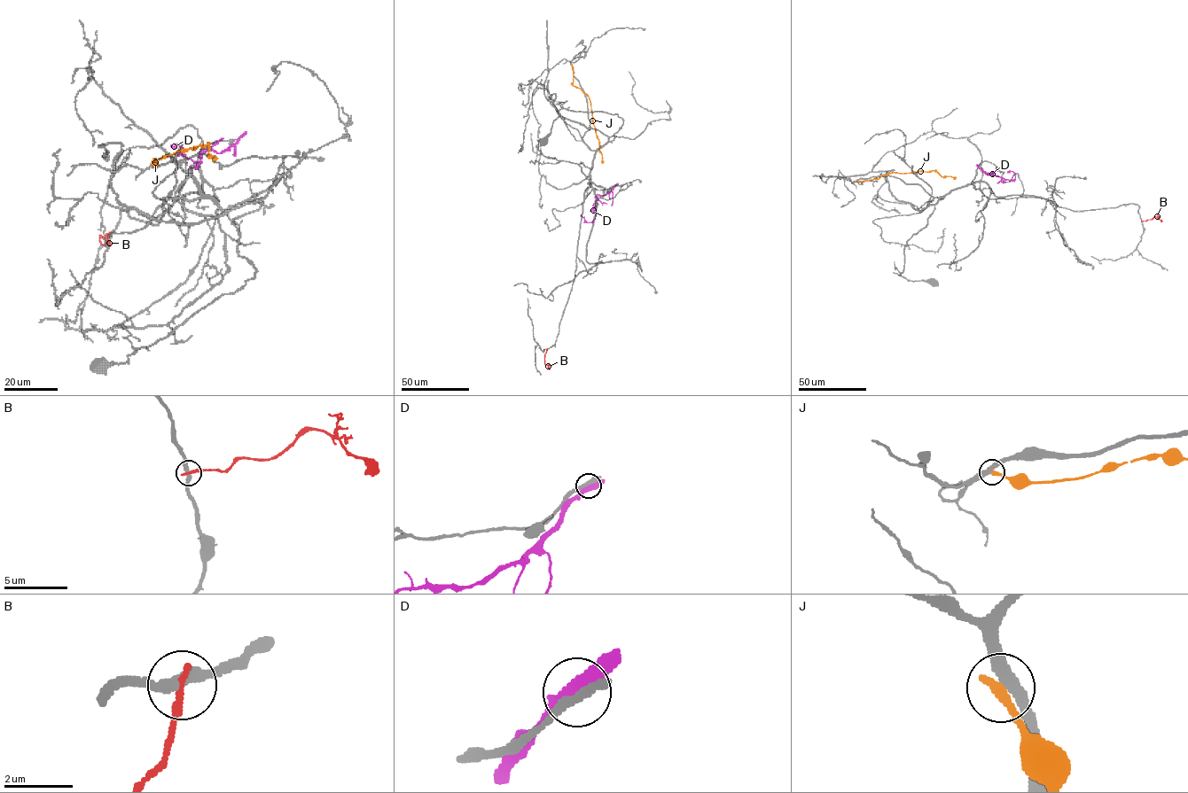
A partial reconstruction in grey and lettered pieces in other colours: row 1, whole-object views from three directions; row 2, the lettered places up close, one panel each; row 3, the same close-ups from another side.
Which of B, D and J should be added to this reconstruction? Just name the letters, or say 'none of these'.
none of these

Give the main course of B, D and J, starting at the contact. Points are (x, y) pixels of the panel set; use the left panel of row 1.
B: (105, 244), (99, 242), (99, 236), (110, 244)
D: (243, 135), (222, 151), (202, 151), (199, 163), (182, 154), (177, 144), (172, 145)
J: (152, 164), (158, 165), (155, 160), (177, 151), (208, 144), (208, 154), (214, 155), (214, 159)

